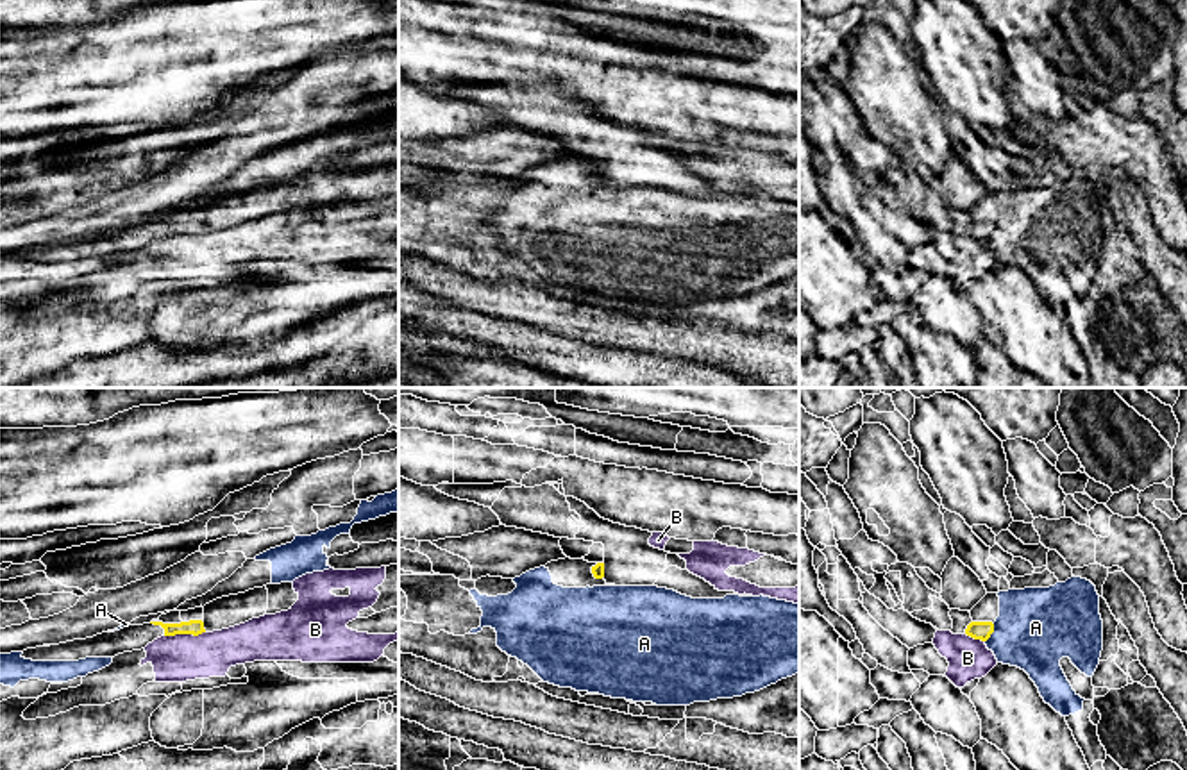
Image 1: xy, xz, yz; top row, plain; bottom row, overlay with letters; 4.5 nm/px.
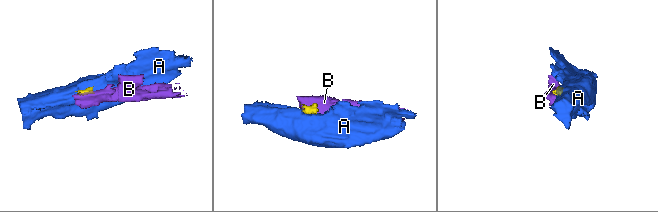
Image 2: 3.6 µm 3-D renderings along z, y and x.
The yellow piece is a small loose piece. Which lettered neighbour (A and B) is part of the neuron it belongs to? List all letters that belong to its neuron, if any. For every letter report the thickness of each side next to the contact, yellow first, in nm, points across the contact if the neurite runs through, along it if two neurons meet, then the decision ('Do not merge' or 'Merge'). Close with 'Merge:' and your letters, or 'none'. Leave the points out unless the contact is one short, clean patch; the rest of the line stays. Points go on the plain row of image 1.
A: Thickness 80 nm (yellow) against 360 nm. Boundary: yz (994, 224), (985, 242). Do not merge
B: Thickness 70 nm (yellow) against 220 nm. Boundary: xy (204, 231), (165, 236). Do not merge
Merge: none

